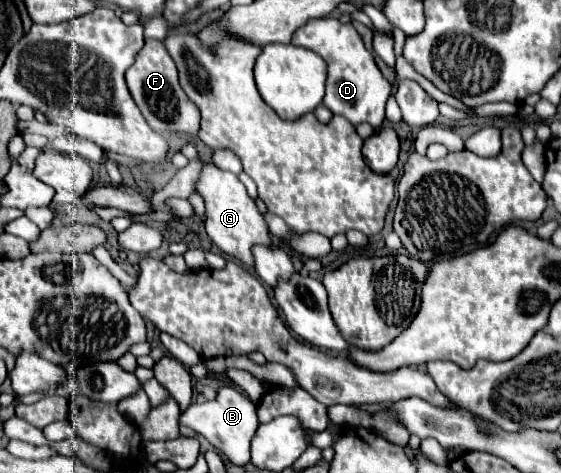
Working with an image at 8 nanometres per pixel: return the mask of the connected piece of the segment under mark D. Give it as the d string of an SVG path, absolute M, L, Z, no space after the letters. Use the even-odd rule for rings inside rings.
M310 19L296 35L292 37L292 45L310 49L318 53L328 65L326 79L326 97L324 105L334 113L346 117L352 125L370 123L378 129L384 121L384 105L390 97L390 81L384 79L380 69L374 63L372 53L364 47L360 35L352 27L352 23L340 23L338 19Z

